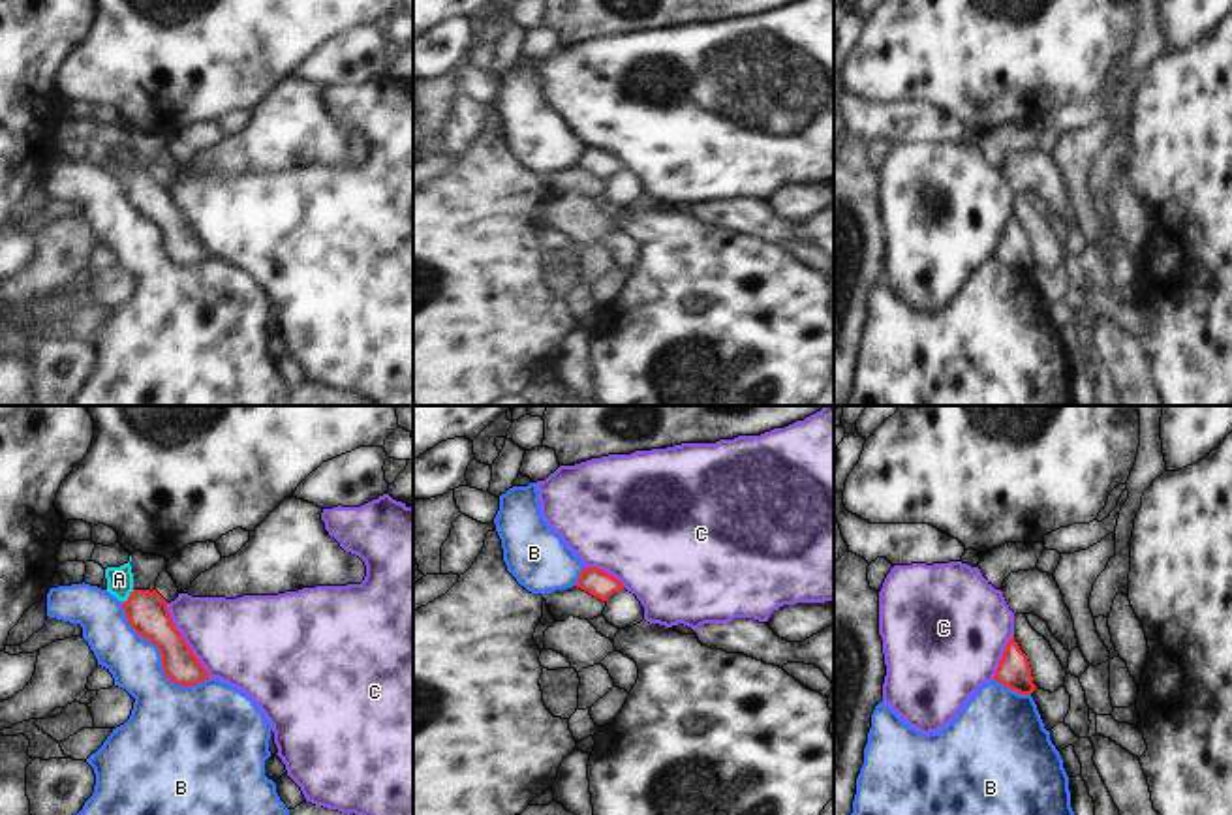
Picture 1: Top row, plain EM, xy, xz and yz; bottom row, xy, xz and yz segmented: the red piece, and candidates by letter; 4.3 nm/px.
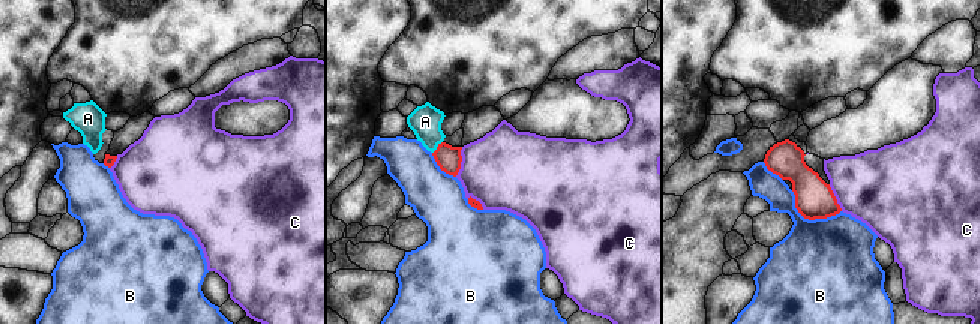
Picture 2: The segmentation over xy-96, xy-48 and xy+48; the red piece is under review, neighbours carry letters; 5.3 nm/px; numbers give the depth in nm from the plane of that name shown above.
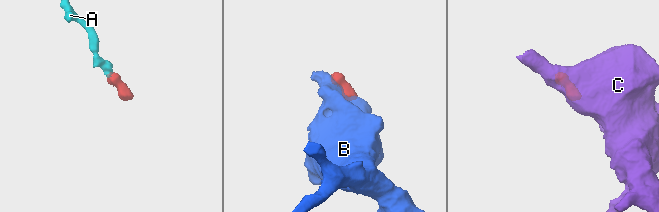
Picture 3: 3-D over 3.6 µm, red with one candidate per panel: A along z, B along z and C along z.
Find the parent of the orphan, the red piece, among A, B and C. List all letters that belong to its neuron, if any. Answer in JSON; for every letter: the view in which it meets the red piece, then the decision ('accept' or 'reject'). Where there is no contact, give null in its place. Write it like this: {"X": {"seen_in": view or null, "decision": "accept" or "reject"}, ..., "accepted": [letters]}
{"A": {"seen_in": "xy", "decision": "accept"}, "B": {"seen_in": "xy", "decision": "reject"}, "C": {"seen_in": "xy", "decision": "reject"}, "accepted": ["A"]}

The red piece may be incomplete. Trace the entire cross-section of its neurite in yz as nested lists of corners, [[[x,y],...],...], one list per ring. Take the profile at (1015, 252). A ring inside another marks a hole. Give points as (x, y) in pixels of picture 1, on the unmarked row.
[[[1014,216],[1009,220],[1003,231],[993,259],[1020,274],[1031,274],[1037,269],[1027,235],[1020,229]]]

